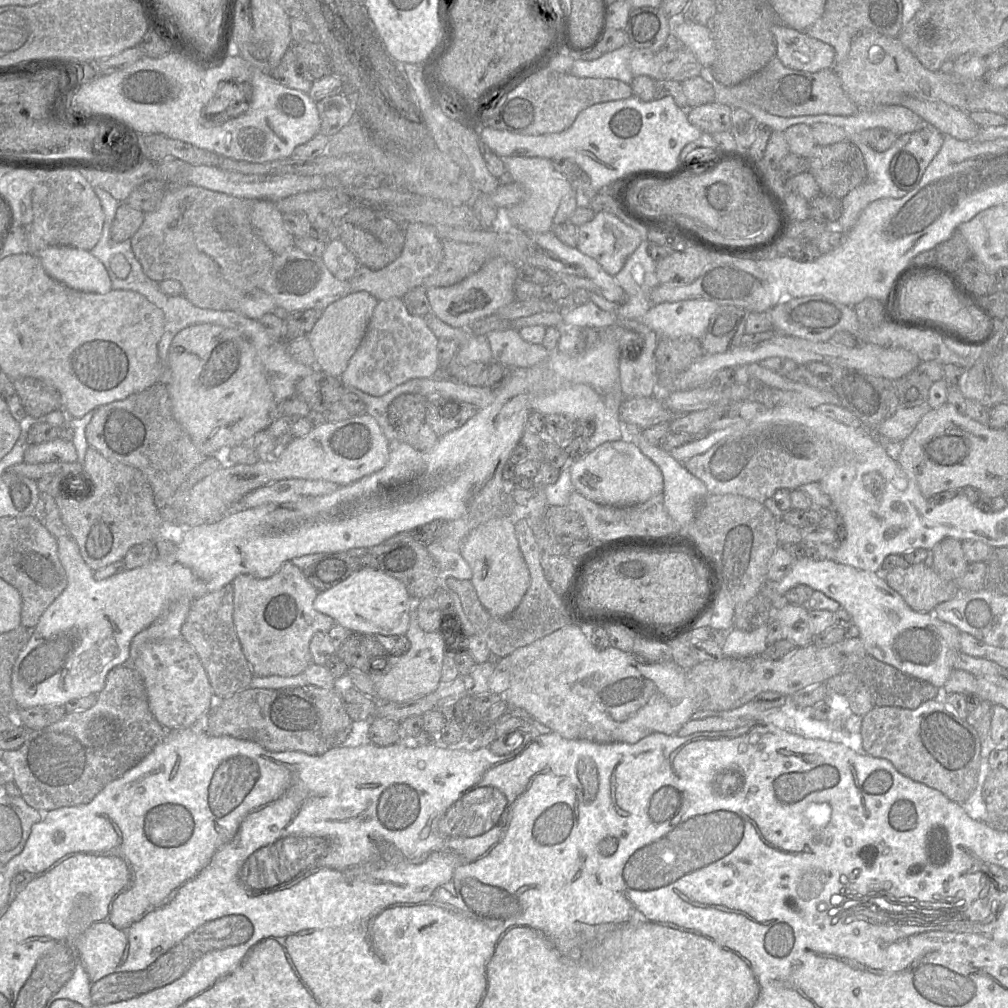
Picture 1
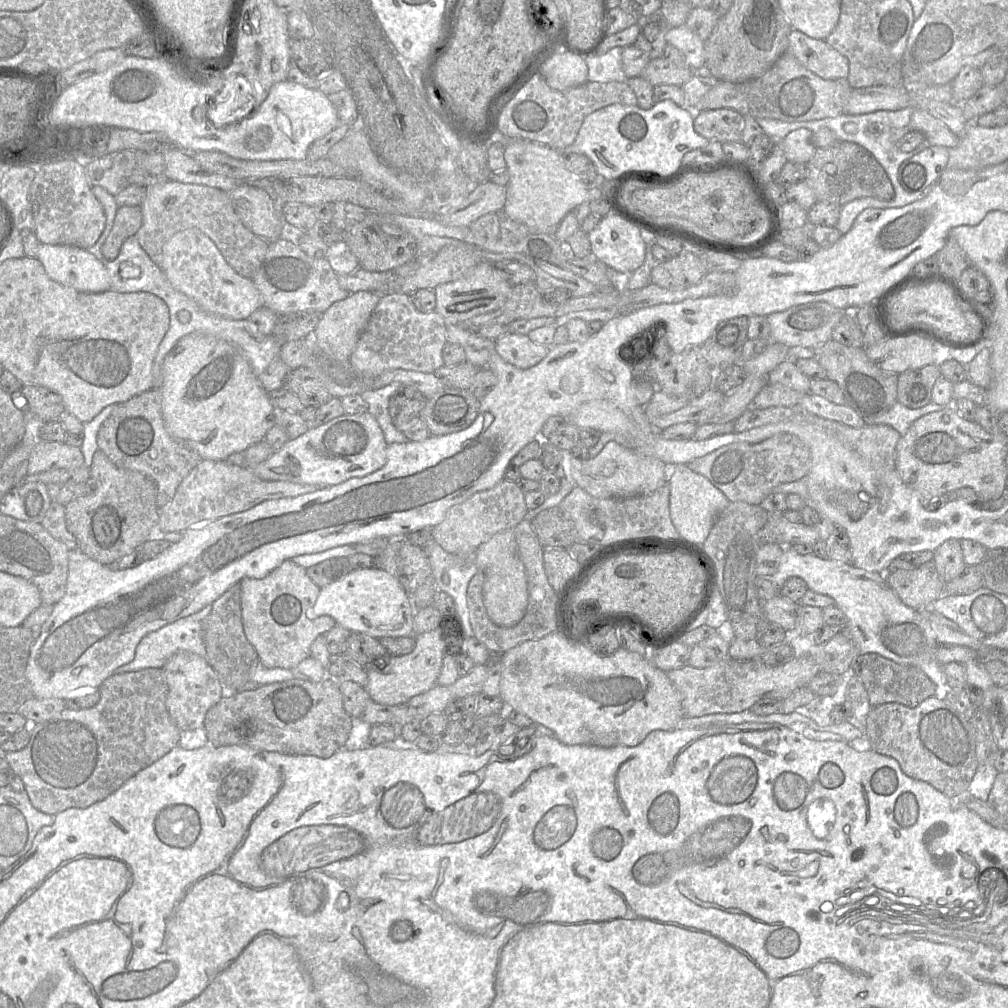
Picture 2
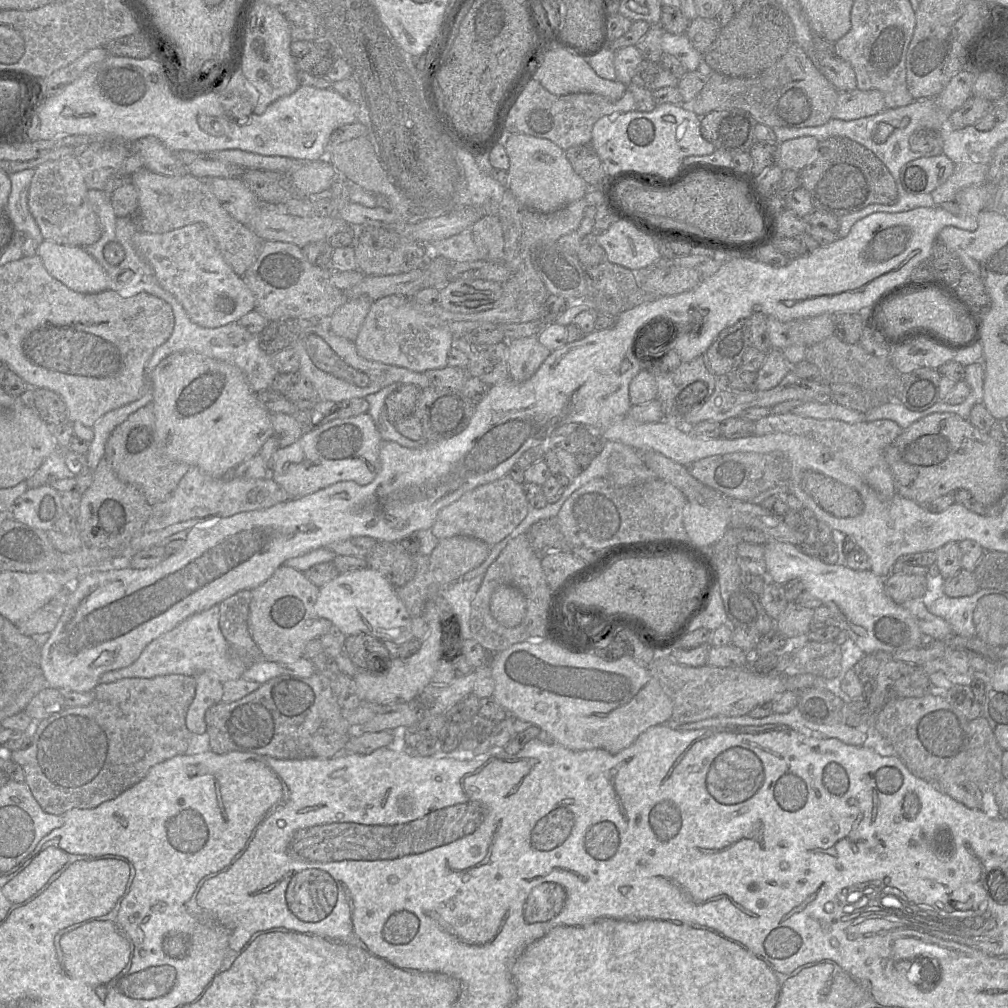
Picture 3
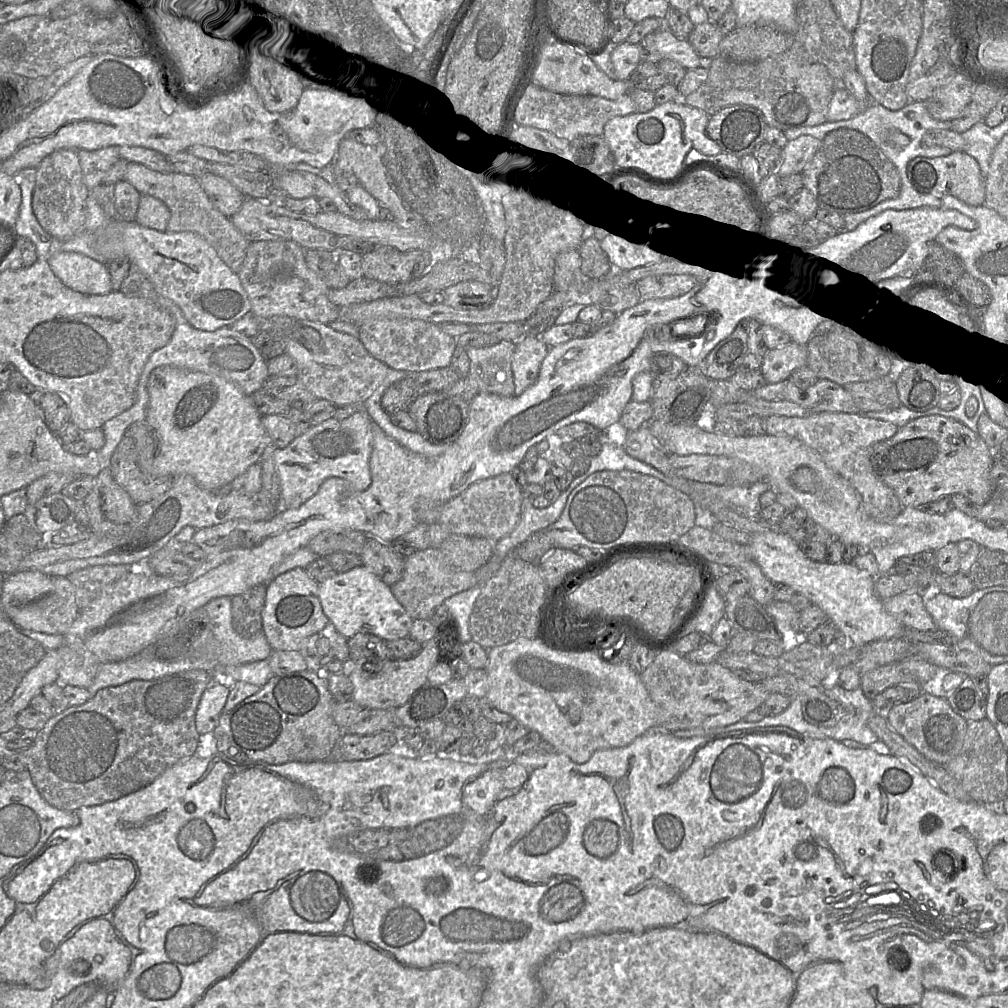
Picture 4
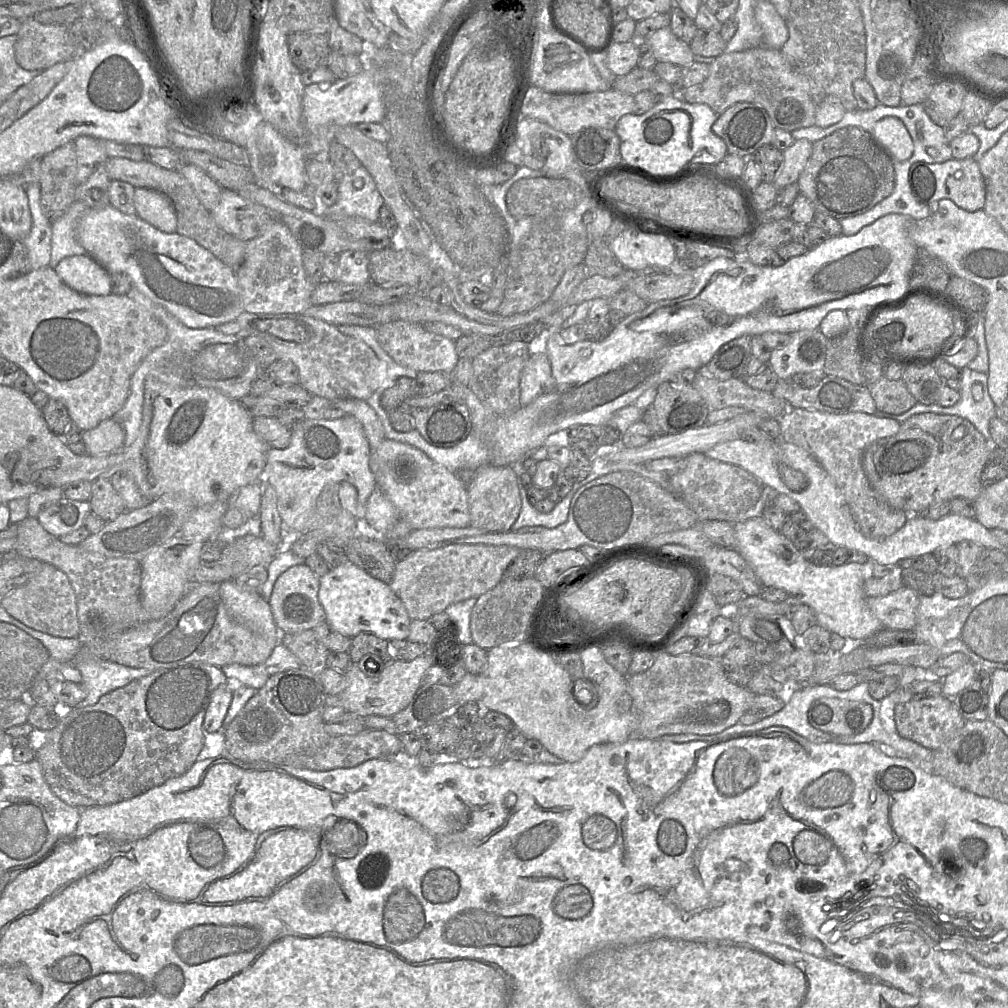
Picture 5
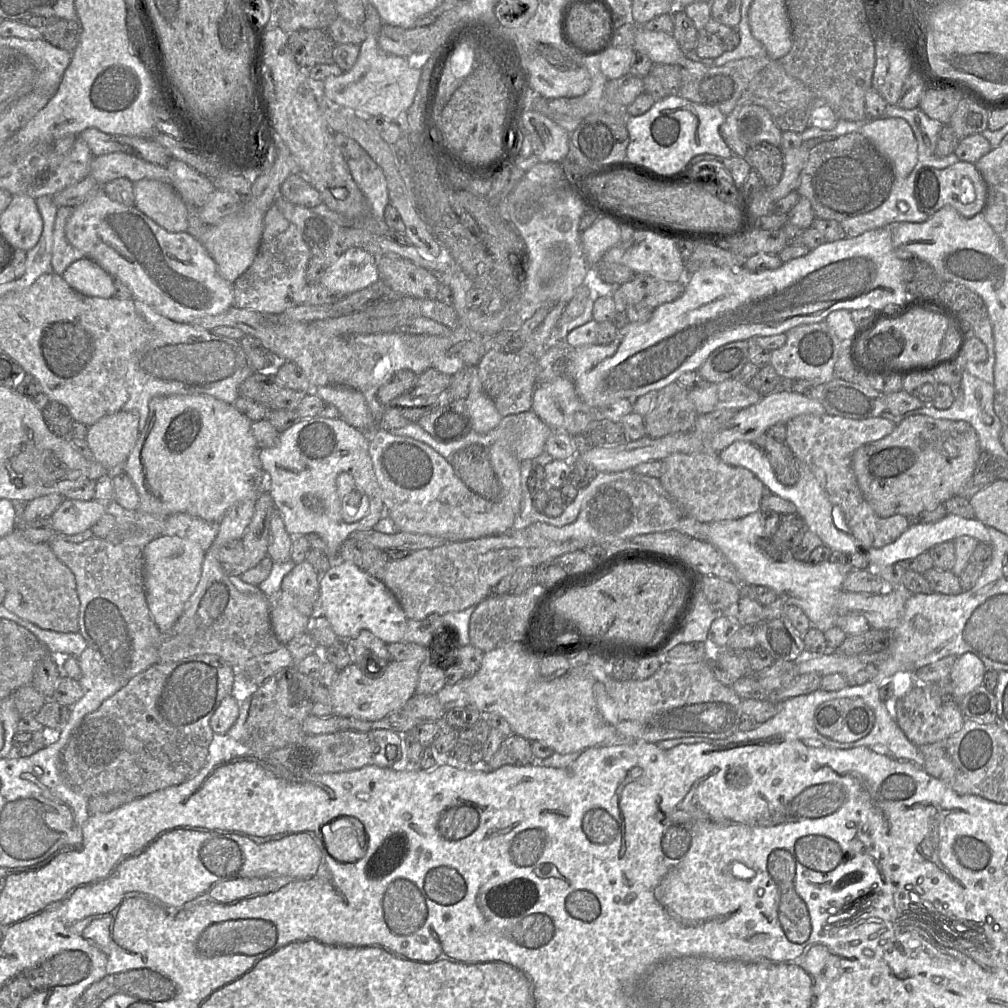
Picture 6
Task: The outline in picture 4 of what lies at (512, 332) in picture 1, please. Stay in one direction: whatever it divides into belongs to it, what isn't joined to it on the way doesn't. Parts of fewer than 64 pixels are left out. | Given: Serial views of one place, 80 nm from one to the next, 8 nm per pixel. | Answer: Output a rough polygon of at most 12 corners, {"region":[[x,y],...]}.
{"region":[[541,337],[515,343],[515,395],[536,381],[550,346]]}

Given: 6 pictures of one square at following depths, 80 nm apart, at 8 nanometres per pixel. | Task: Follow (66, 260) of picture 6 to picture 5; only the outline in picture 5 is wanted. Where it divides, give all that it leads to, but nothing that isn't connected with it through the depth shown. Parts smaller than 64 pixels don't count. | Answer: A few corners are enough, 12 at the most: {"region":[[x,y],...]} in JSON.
{"region":[[74,201],[52,220],[49,266],[89,255],[76,229],[85,203]]}

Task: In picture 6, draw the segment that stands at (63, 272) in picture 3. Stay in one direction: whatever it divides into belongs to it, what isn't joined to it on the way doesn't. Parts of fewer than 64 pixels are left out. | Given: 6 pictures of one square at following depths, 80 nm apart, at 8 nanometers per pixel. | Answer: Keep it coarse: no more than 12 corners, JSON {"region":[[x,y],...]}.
{"region":[[88,257],[62,274],[86,296],[113,297],[114,278]]}

